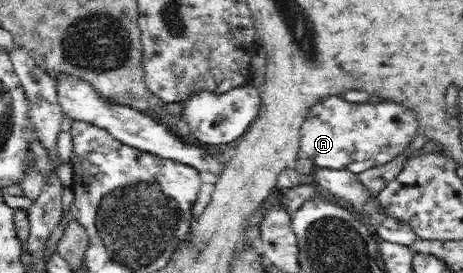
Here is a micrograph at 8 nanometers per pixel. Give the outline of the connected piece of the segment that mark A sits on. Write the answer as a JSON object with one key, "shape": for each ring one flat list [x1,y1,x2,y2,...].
{"shape":[[340,96,317,102,300,128,300,154,313,167,347,169,356,174,396,160,417,137,417,118,392,101,349,103]]}

